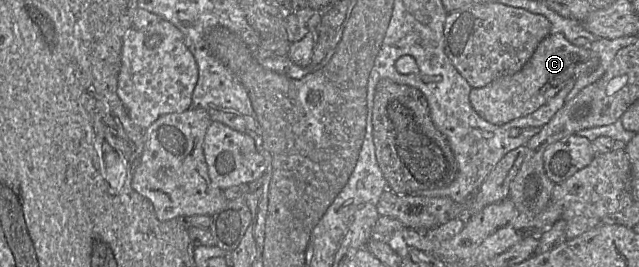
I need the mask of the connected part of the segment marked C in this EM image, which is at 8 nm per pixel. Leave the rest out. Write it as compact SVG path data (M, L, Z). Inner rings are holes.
M562 33L549 34L520 71L498 78L484 87L472 88L470 103L482 118L495 125L503 125L536 111L565 85L594 72L599 63L596 53L571 44Z

